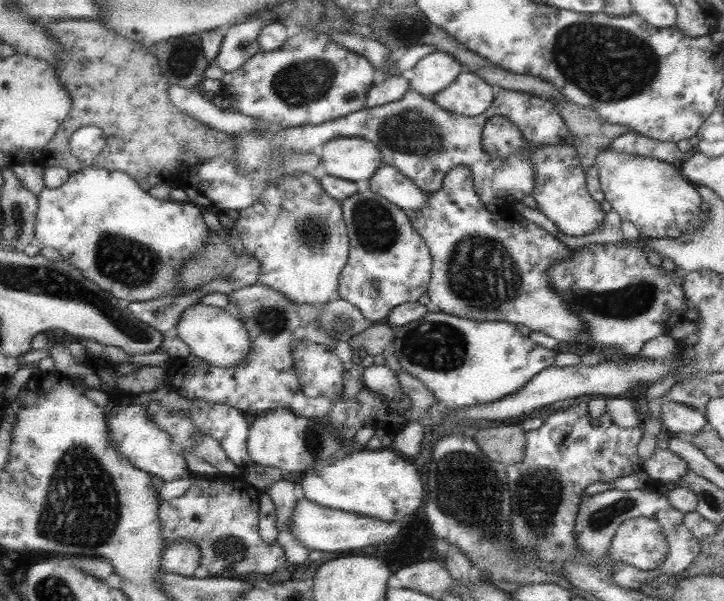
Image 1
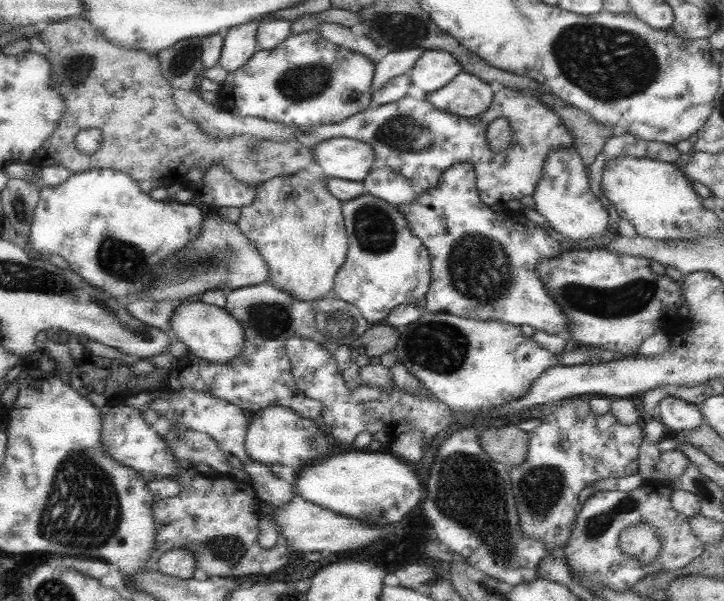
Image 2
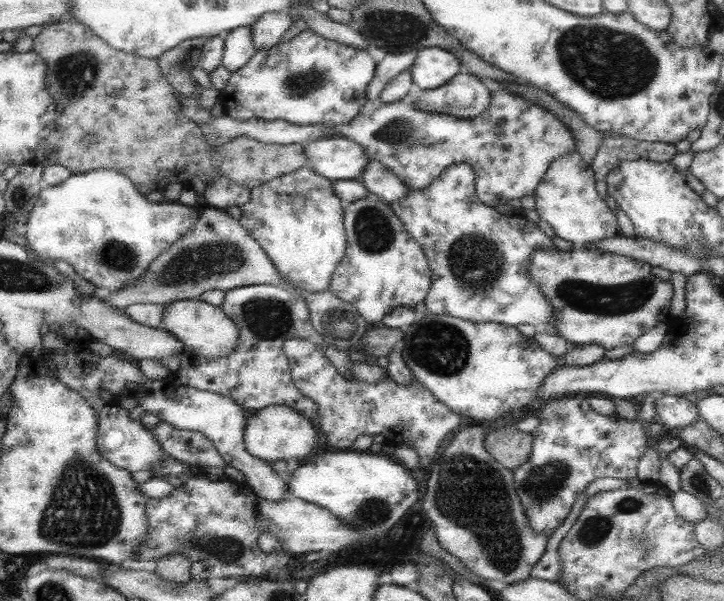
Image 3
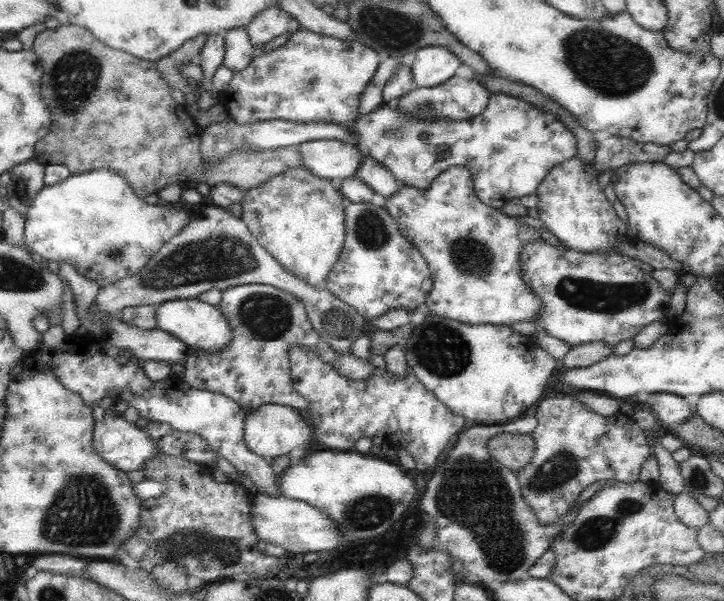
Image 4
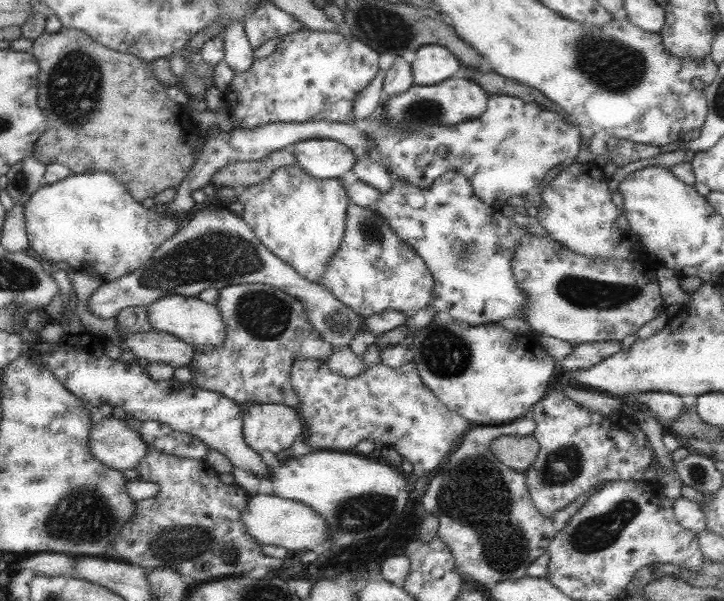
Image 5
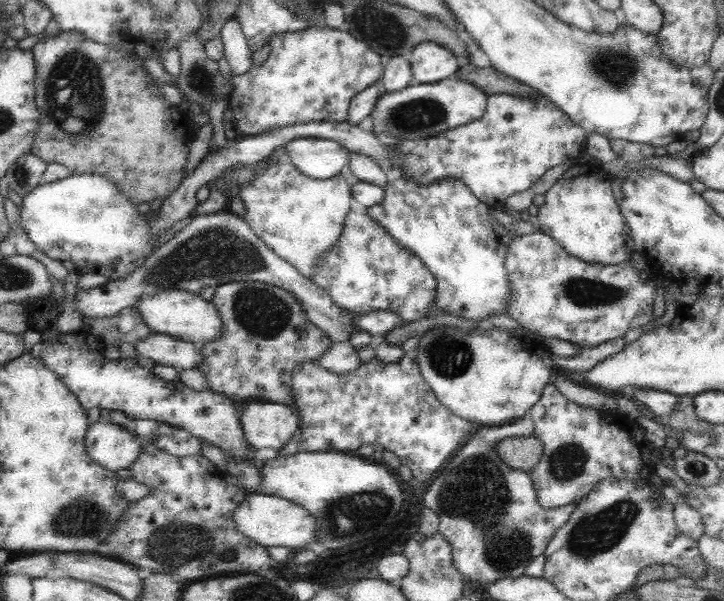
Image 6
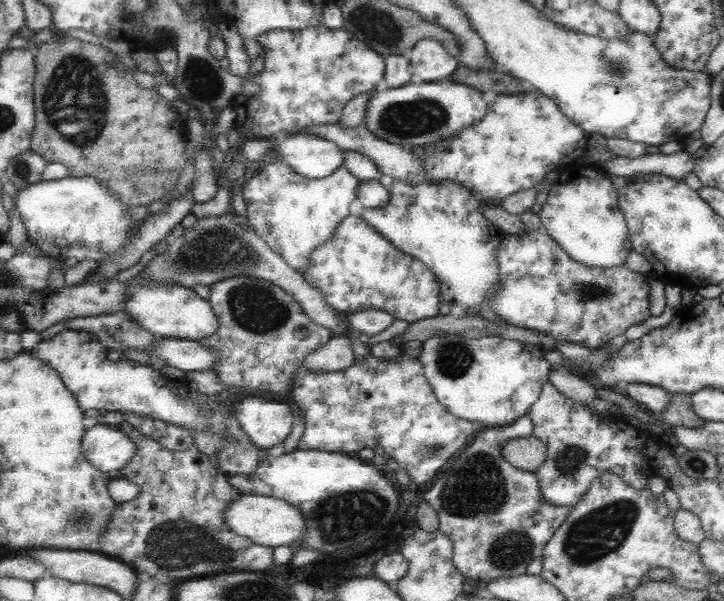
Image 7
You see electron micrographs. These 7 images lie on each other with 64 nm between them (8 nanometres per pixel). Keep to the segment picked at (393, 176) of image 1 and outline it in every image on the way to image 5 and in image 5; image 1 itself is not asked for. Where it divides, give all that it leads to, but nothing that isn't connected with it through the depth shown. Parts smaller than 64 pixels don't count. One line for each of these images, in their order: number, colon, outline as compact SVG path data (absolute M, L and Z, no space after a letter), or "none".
2: M387 166L369 170L369 174L365 176L365 180L361 184L365 186L367 194L381 198L395 208L409 206L419 196L407 178L403 178L399 172L387 168Z
3: M369 162L359 176L359 182L365 186L367 192L383 198L387 204L405 198L409 192L405 182L379 162Z
4: M363 156L361 166L355 172L355 178L361 180L369 190L373 190L375 194L381 194L385 200L393 194L397 194L397 190L401 188L401 184L393 178L393 174L383 166L377 164L373 158Z
5: M371 154L359 156L355 160L355 166L351 168L351 172L357 176L357 180L361 180L363 184L375 188L381 194L385 194L389 188L393 188L393 176Z

